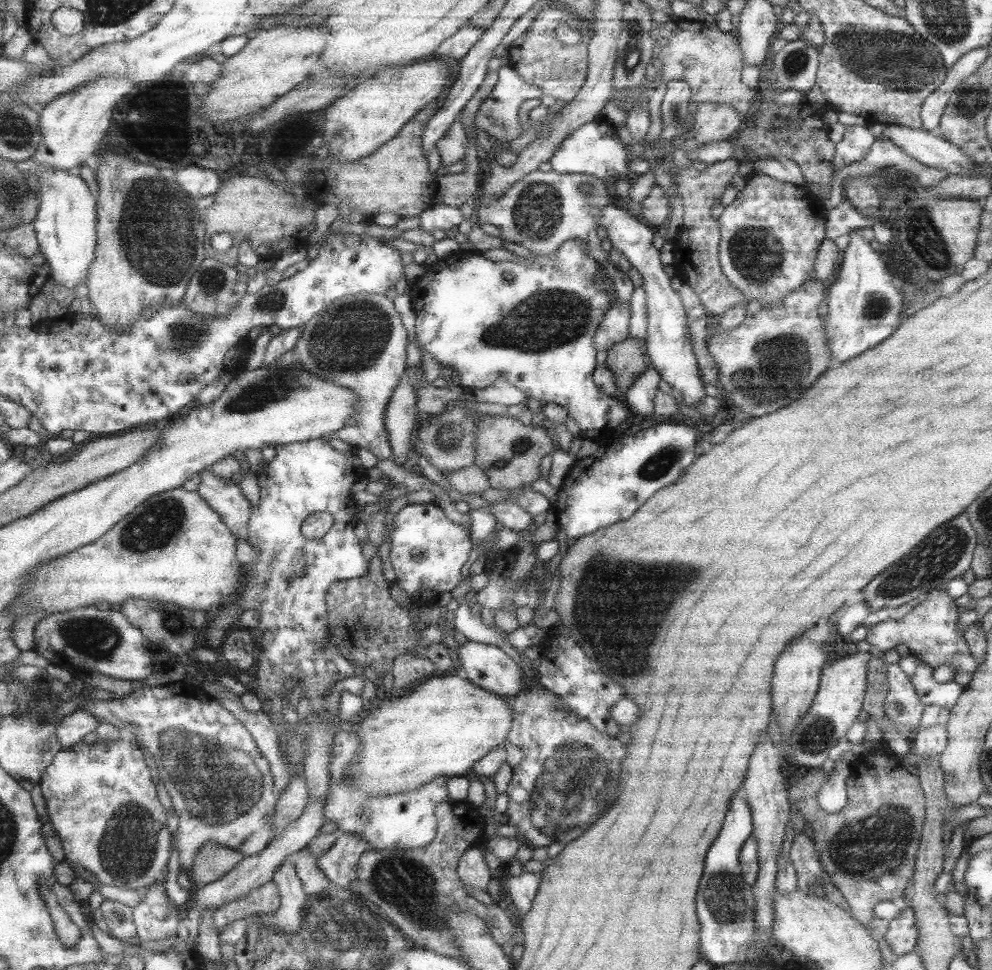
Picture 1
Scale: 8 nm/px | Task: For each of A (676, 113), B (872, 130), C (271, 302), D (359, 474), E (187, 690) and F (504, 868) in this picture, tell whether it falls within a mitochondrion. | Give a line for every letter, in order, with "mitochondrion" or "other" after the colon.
A: mitochondrion
B: other
C: mitochondrion
D: other
E: other
F: other

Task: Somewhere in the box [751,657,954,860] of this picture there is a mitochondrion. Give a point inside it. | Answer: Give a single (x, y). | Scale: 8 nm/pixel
(813, 737)

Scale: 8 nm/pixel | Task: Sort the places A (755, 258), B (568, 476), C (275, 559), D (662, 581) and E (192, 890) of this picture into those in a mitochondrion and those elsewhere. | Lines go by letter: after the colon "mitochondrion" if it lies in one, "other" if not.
A: mitochondrion
B: other
C: mitochondrion
D: mitochondrion
E: other

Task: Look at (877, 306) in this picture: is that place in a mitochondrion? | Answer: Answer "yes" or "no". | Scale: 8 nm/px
yes

